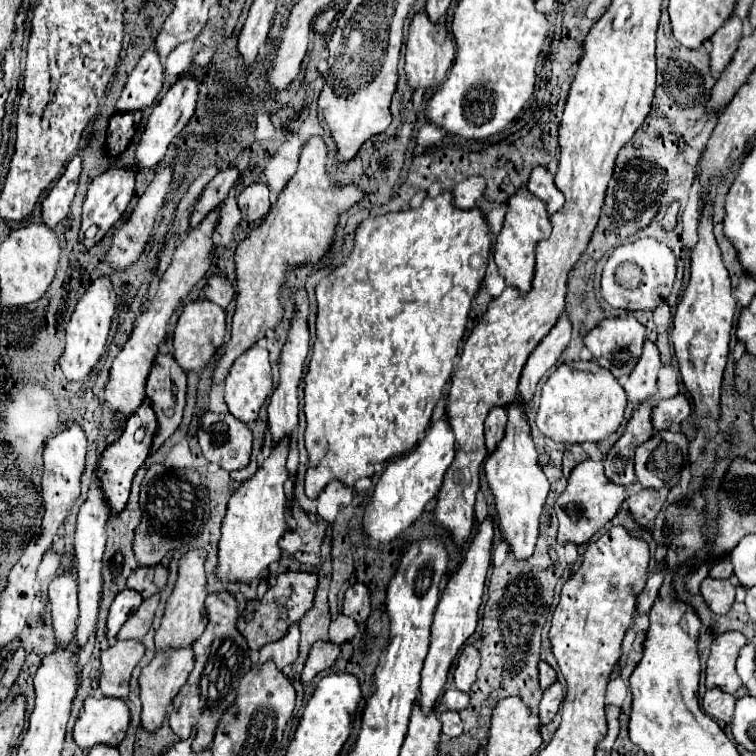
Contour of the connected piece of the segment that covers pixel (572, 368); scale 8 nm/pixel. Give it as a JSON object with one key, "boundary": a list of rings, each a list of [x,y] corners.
{"boundary":[[[567,361],[549,375],[541,389],[537,427],[545,437],[557,443],[599,443],[617,431],[623,421],[625,407],[625,389],[607,369],[601,369],[601,365],[597,365],[595,361]]]}

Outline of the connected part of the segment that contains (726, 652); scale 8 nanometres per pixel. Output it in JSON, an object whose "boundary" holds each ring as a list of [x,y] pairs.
{"boundary":[[[727,631],[715,637],[707,661],[707,689],[717,687],[731,695],[735,695],[741,689],[741,679],[735,673],[735,661],[739,649],[745,643],[747,639],[739,631]]]}

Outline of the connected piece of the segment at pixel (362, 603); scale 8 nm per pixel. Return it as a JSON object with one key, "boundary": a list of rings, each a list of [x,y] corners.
{"boundary":[[[355,583],[345,593],[343,615],[353,617],[357,623],[365,623],[369,613],[371,613],[371,607],[369,607],[369,589],[363,583]]]}

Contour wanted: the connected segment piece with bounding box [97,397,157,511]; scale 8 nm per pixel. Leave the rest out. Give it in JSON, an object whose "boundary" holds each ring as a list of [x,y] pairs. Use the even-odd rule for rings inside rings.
{"boundary":[[[149,397],[143,399],[143,403],[137,407],[137,411],[127,419],[127,429],[125,433],[121,435],[121,439],[105,449],[103,457],[101,457],[101,469],[97,471],[97,475],[101,477],[101,483],[103,483],[103,489],[105,489],[105,497],[111,505],[111,509],[115,511],[121,511],[129,499],[129,489],[131,489],[131,479],[133,479],[133,473],[145,463],[145,459],[149,457],[151,453],[151,447],[153,447],[153,437],[157,435],[157,417],[153,413],[153,407],[151,407],[151,401]],[[141,425],[147,425],[147,429],[141,431]]]}

